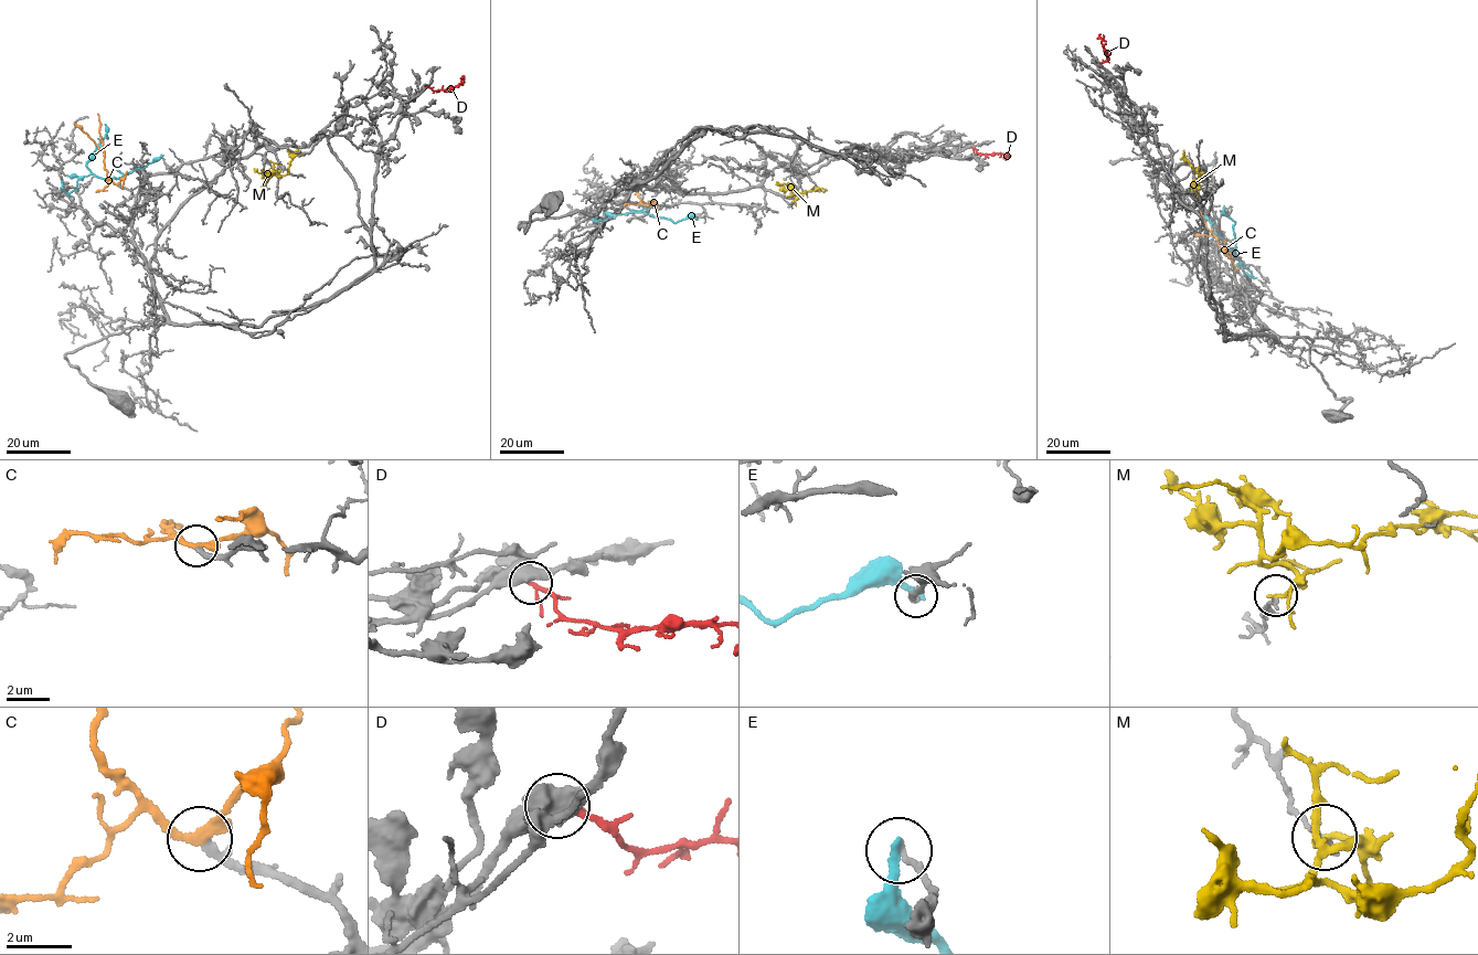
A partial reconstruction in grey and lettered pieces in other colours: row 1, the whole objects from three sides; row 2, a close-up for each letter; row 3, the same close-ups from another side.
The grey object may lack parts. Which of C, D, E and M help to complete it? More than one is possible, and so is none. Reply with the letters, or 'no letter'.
C

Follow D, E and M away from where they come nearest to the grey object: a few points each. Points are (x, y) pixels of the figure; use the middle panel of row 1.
D: (973, 147), (978, 152), (1009, 156)
E: (697, 219), (673, 222), (642, 212), (625, 214), (660, 207)
M: (793, 201), (796, 198), (790, 195), (795, 192), (819, 188), (827, 190)

